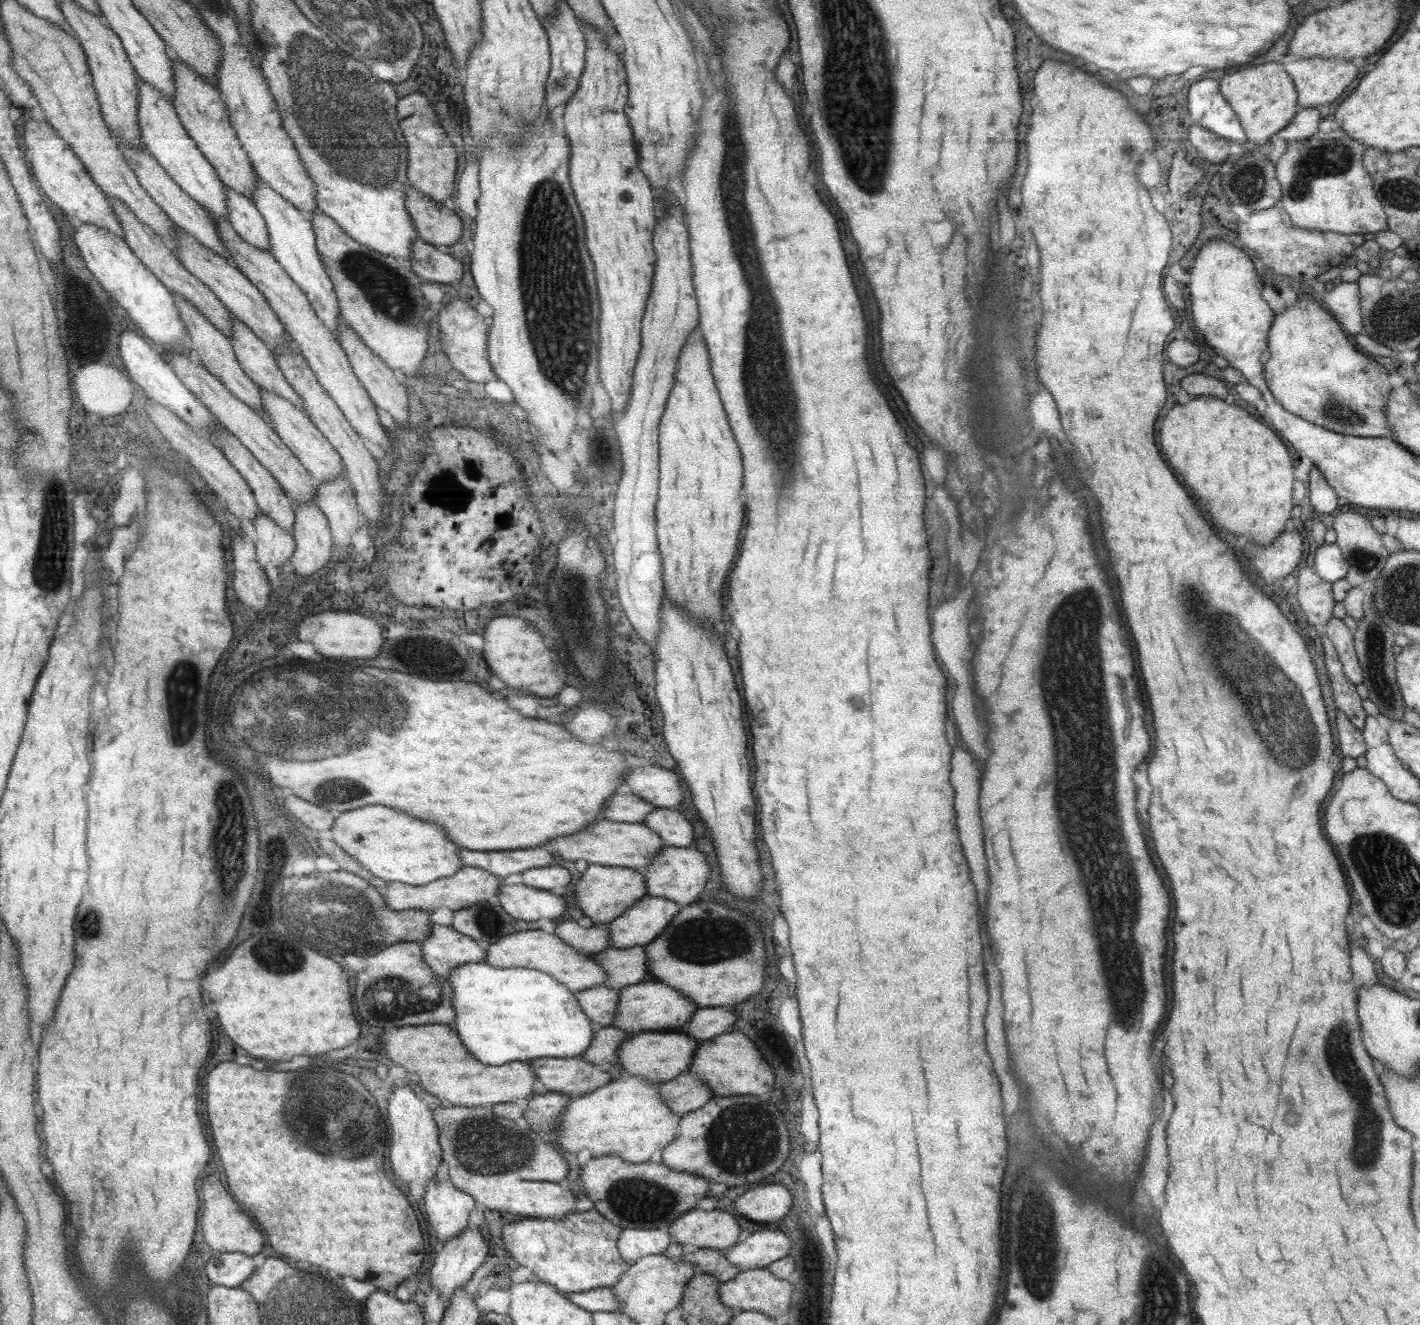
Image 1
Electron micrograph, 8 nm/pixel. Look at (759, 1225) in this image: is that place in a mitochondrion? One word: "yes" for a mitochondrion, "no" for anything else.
no

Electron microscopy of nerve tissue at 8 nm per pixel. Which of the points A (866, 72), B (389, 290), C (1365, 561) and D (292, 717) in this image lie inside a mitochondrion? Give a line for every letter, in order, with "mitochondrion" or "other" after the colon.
A: mitochondrion
B: mitochondrion
C: mitochondrion
D: mitochondrion

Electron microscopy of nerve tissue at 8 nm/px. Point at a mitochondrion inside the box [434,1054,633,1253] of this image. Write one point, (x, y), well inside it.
(482, 1145)

